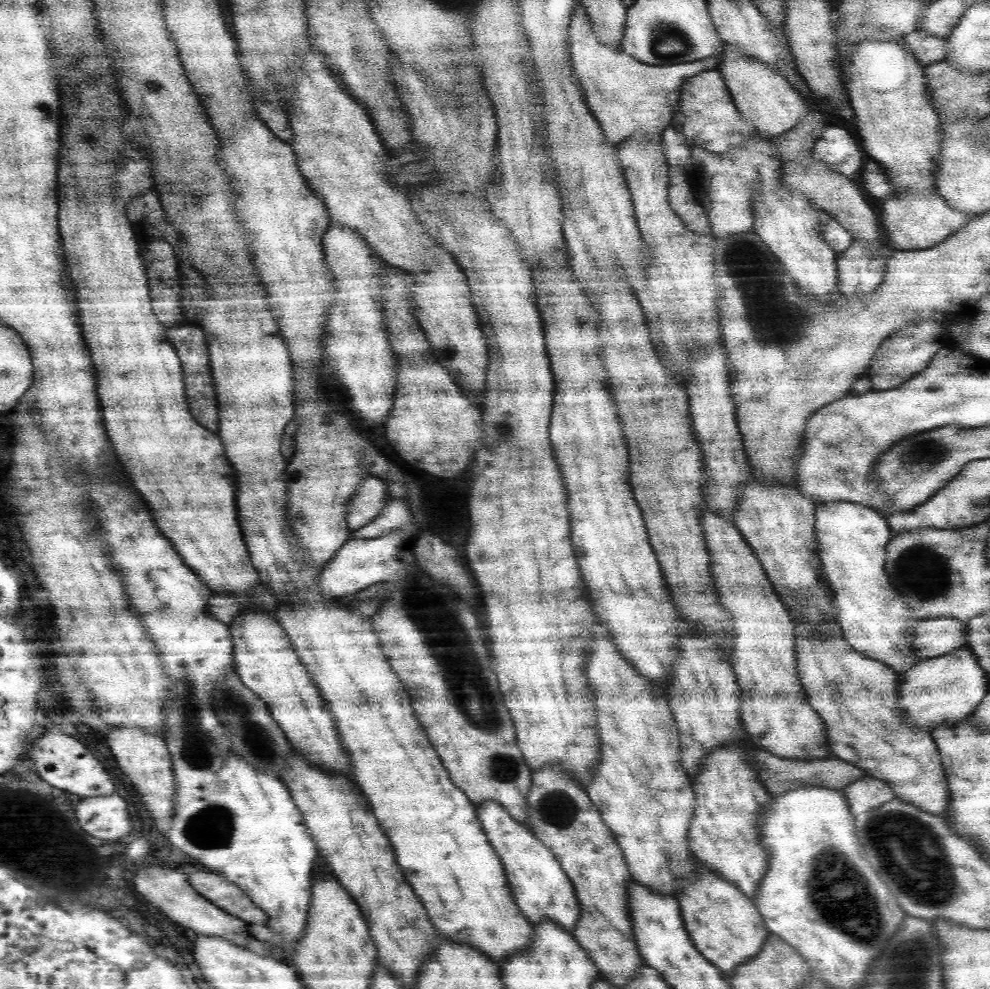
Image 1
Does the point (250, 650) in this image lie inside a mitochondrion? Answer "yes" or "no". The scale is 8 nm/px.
no

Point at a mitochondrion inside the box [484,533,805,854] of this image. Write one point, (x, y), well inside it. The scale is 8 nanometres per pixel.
(557, 809)

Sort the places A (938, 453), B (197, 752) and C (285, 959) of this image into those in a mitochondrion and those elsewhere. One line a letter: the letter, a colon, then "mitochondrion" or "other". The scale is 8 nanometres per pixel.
A: mitochondrion
B: mitochondrion
C: other

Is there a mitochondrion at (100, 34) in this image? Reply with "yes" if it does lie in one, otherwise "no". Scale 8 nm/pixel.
no

